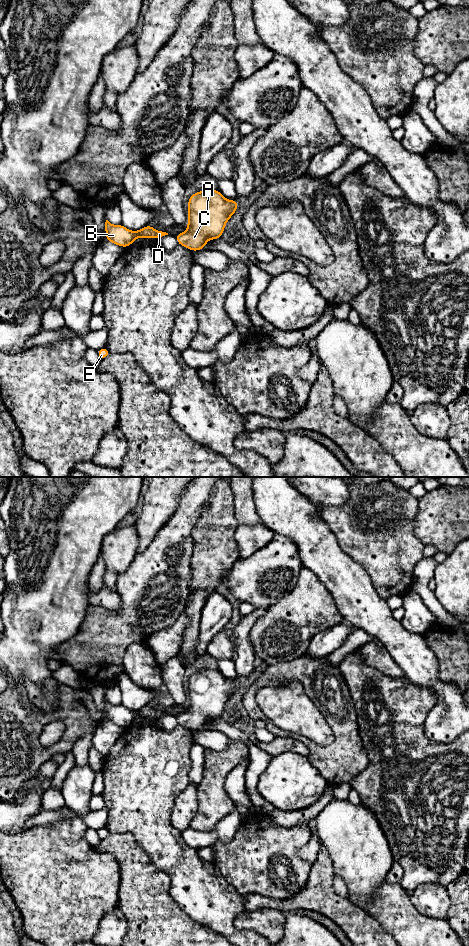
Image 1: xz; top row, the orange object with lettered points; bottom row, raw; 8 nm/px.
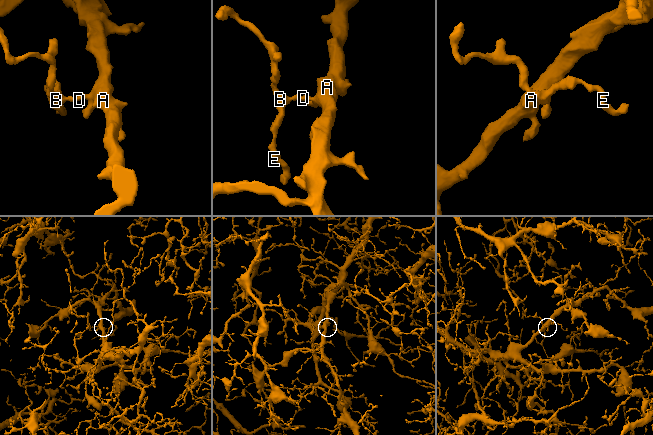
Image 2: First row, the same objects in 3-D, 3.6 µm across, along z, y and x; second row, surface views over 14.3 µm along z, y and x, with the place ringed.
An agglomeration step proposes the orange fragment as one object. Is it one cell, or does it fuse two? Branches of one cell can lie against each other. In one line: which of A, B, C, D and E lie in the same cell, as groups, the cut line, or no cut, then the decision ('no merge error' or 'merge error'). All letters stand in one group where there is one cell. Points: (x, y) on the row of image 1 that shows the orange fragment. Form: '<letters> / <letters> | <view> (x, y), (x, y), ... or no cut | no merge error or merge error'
A B C D E | no cut | no merge error

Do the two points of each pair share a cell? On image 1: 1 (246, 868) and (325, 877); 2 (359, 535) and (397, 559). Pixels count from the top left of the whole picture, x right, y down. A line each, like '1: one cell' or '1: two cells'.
1: two cells
2: one cell

